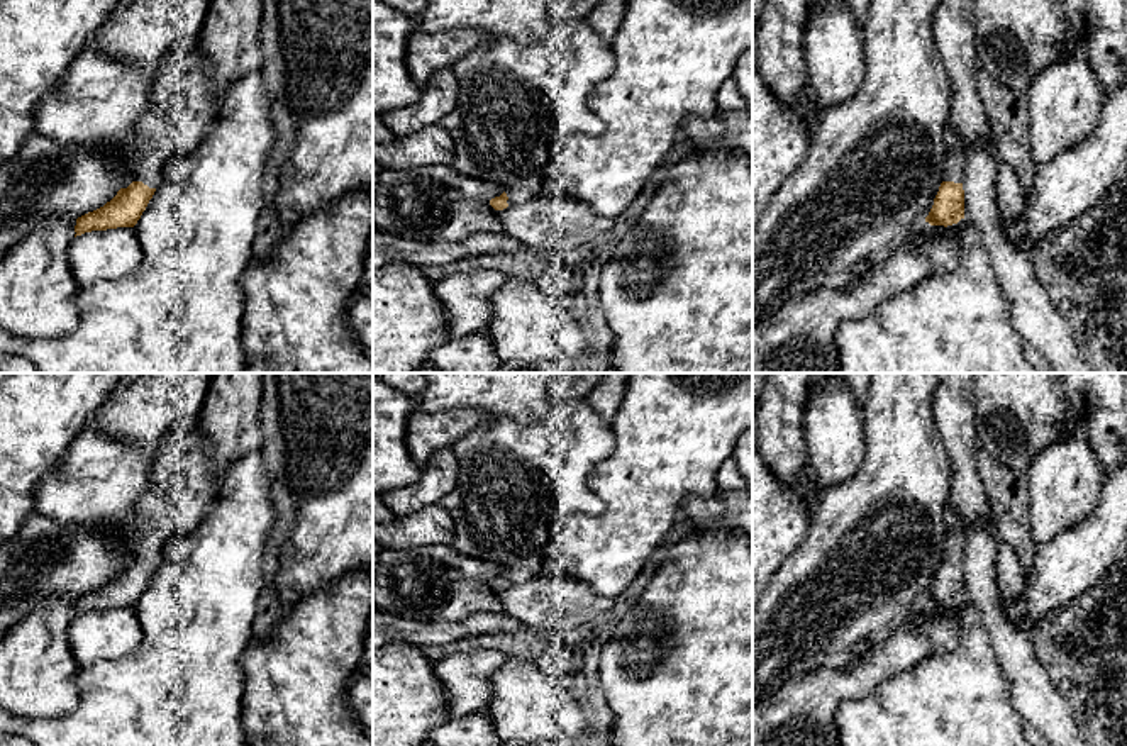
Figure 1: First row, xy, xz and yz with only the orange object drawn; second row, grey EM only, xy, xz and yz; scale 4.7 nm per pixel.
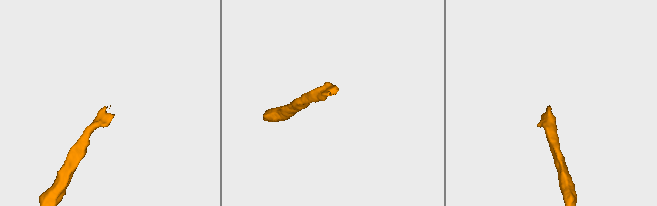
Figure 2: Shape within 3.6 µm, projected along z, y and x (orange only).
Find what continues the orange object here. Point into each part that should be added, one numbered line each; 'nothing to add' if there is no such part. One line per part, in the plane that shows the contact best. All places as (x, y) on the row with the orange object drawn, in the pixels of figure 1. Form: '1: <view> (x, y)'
1: xy (183, 109)

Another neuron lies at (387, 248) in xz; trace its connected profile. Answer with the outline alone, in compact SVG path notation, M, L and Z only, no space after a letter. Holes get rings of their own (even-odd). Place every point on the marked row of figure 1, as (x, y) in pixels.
M503 231L476 234L464 242L420 242L373 232L373 271L390 263L408 263L425 270L475 256L514 253L520 248L522 244Z

